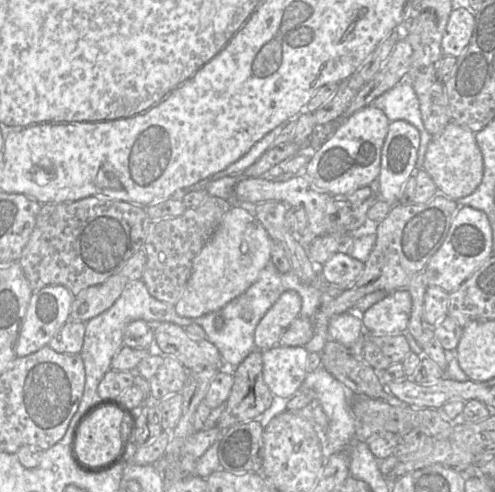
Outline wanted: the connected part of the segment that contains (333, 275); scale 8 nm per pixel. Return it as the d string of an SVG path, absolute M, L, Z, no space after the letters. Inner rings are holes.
M341 251L336 252L324 264L318 266L320 276L341 289L351 286L364 269L364 263Z

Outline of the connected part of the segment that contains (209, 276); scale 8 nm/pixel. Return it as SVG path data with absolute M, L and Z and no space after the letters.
M232 206L210 240L194 258L191 276L180 300L174 305L181 317L197 318L221 310L243 294L271 261L273 240L259 220L241 206Z

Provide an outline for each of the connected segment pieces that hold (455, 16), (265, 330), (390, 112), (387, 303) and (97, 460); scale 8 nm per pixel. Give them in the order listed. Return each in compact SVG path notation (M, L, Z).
M462 6L453 7L442 37L443 55L458 57L469 44L473 27L474 13Z
M293 290L283 292L258 323L254 333L256 349L261 351L276 345L291 324L299 316L301 298Z
M402 79L393 88L373 100L371 105L382 110L390 122L405 120L418 129L420 132L420 146L417 154L416 171L422 170L424 157L432 135L423 124L419 100L411 83Z
M394 290L360 315L363 327L375 335L401 334L407 330L411 307L409 292Z
M103 406L94 411L77 429L72 454L86 467L110 461L121 442L122 412L114 406Z

